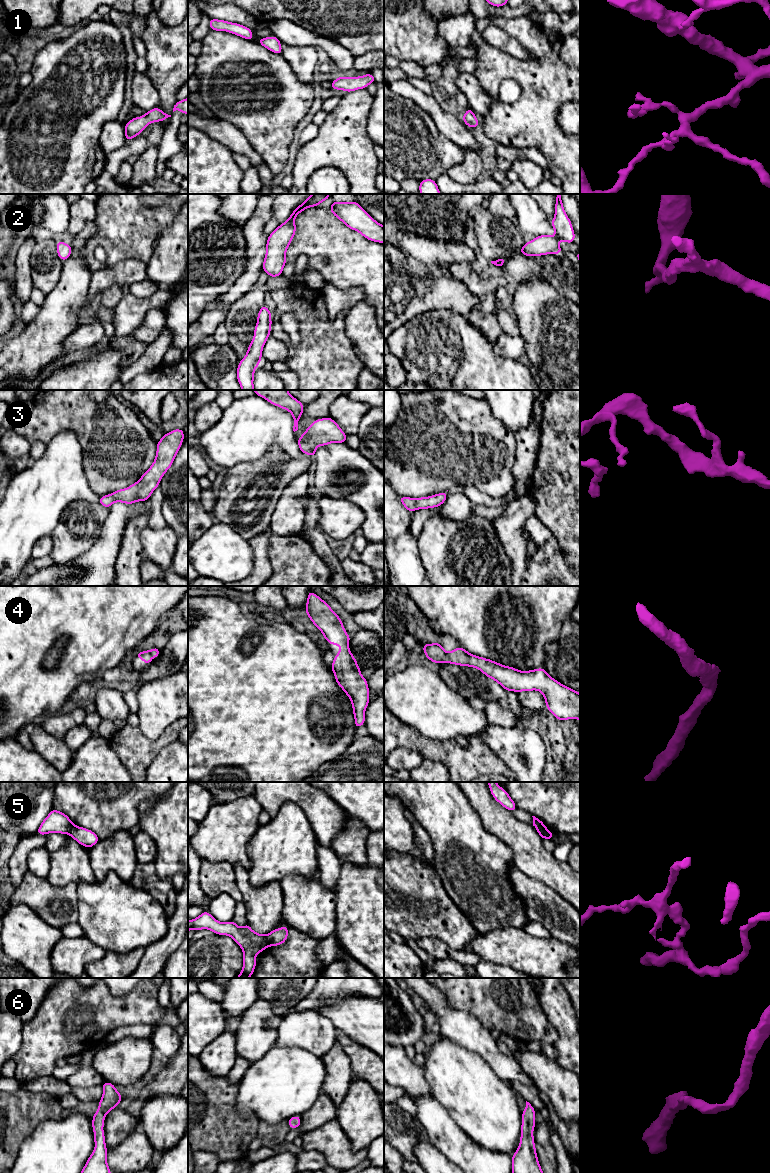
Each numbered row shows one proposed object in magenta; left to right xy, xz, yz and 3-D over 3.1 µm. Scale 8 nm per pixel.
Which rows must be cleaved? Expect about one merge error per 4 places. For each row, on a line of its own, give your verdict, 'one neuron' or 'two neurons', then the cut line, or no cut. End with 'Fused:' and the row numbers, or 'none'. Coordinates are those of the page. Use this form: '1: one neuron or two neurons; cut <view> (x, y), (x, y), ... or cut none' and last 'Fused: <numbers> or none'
1: one neuron; cut none
2: one neuron; cut none
3: one neuron; cut none
4: one neuron; cut none
5: two neurons; cut xz (266, 935), (265, 946)
6: one neuron; cut none
Fused: 5

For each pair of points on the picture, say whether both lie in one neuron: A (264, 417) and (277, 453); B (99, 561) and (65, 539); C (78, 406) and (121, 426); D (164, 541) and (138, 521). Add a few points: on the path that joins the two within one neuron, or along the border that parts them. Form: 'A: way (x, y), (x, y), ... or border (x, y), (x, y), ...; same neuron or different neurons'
A: border (295, 457), (273, 446), (262, 457), (256, 459); different neurons
B: border (100, 533), (96, 541), (84, 553), (65, 563); different neurons
C: way (89, 416), (110, 426); same neuron
D: border (147, 525), (140, 534), (142, 550); different neurons

